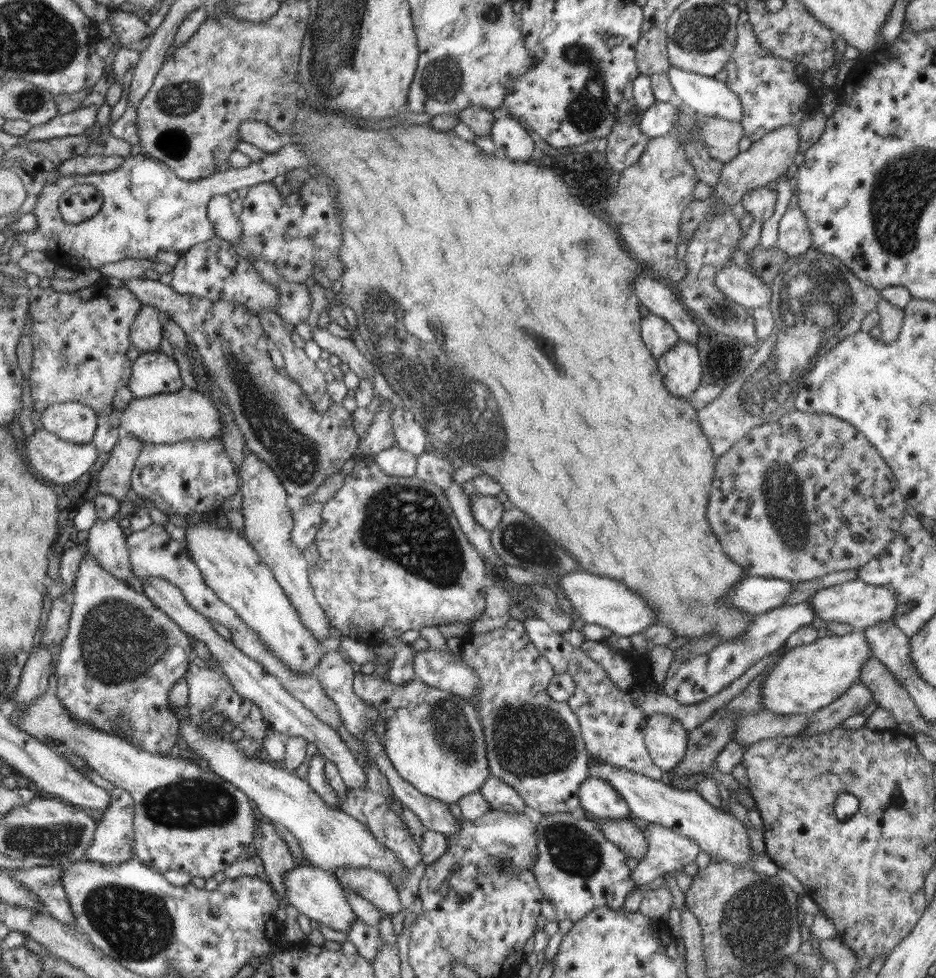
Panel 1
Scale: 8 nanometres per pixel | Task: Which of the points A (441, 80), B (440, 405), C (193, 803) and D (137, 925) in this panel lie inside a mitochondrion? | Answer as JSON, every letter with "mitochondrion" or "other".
{"A":"mitochondrion","B":"mitochondrion","C":"mitochondrion","D":"mitochondrion"}

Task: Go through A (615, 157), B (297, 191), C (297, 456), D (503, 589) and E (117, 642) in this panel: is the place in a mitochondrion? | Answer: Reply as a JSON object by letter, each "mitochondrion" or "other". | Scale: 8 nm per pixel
{"A":"other","B":"other","C":"mitochondrion","D":"other","E":"mitochondrion"}

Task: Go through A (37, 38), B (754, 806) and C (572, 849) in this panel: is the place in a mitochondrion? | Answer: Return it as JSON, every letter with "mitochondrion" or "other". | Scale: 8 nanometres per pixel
{"A":"mitochondrion","B":"other","C":"mitochondrion"}

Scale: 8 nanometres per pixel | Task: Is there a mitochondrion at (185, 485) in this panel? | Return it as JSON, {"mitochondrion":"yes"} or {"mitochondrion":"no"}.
{"mitochondrion":"no"}

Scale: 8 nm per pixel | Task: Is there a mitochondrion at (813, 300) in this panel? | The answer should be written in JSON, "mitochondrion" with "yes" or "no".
{"mitochondrion":"yes"}

